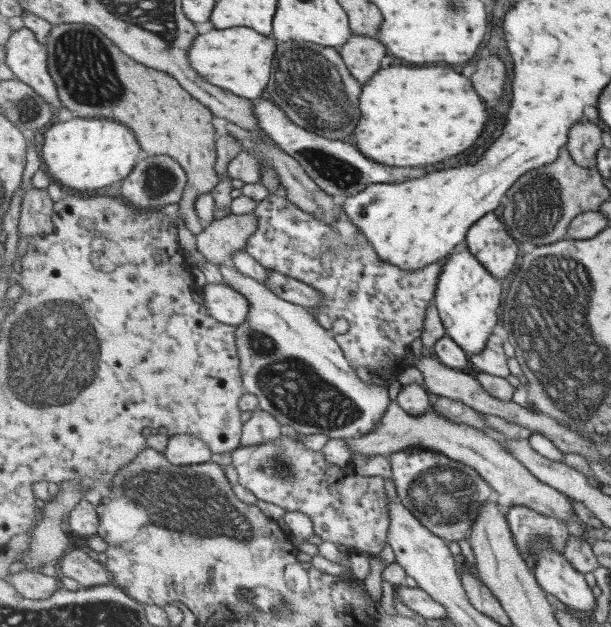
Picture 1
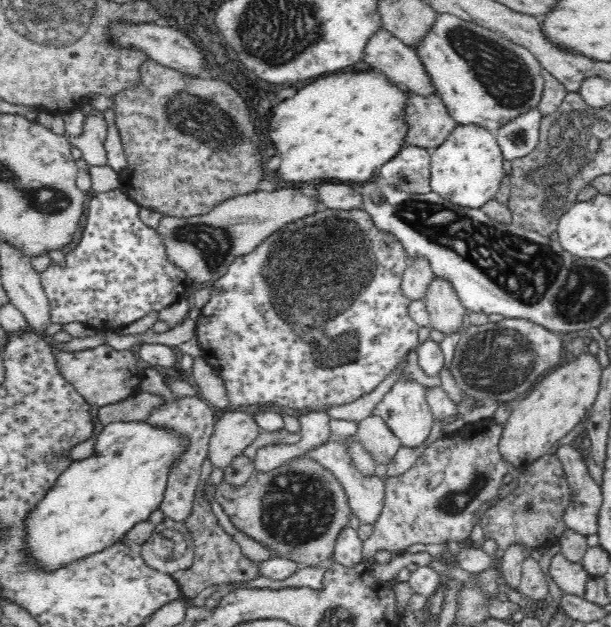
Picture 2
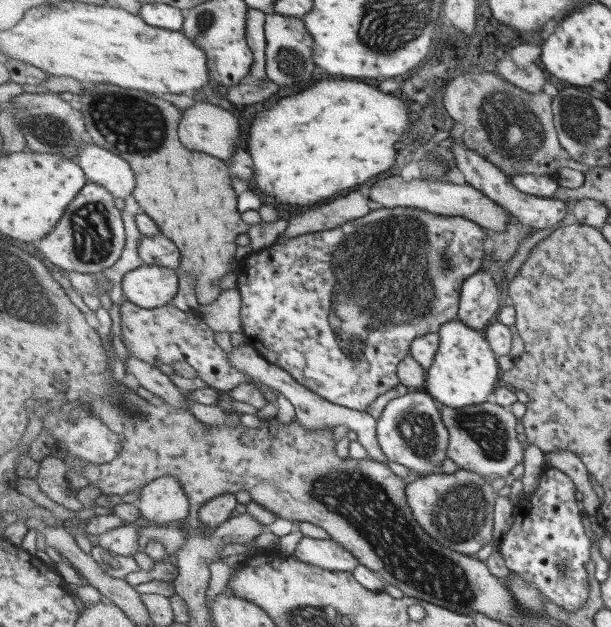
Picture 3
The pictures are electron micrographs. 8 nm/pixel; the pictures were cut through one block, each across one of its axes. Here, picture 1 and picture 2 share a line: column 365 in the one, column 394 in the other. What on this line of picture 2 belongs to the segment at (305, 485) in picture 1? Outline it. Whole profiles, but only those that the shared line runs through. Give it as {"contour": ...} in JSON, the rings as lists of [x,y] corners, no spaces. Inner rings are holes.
{"contour":[[[491,417],[452,434],[446,434],[427,446],[408,471],[403,472],[401,476],[385,478],[384,507],[382,513],[378,514],[376,522],[372,522],[374,532],[365,541],[364,560],[372,562],[379,551],[395,554],[415,544],[447,545],[469,541],[475,523],[474,514],[484,509],[487,502],[494,502],[498,496],[498,488],[503,484],[504,476],[510,471],[509,463],[499,450],[503,428],[504,425],[497,424]]]}

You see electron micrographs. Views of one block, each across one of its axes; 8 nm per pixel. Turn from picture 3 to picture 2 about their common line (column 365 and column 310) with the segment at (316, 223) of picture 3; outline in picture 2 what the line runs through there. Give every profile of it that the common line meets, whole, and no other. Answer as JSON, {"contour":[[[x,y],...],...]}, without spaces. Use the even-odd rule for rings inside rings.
{"contour":[[[298,189],[273,192],[250,192],[219,202],[208,214],[178,218],[163,214],[157,230],[163,236],[168,258],[188,273],[188,280],[211,286],[226,272],[232,260],[250,254],[271,234],[291,222],[316,214],[316,196],[307,196]]]}

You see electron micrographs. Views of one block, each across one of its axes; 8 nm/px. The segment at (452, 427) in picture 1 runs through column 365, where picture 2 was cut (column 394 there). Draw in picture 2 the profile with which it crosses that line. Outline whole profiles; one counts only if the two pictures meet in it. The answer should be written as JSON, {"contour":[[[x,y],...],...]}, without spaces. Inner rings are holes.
{"contour":[[[370,415],[357,424],[357,431],[350,435],[349,441],[360,443],[376,463],[388,465],[394,460],[398,448],[402,446],[398,437],[380,420],[380,417]]]}

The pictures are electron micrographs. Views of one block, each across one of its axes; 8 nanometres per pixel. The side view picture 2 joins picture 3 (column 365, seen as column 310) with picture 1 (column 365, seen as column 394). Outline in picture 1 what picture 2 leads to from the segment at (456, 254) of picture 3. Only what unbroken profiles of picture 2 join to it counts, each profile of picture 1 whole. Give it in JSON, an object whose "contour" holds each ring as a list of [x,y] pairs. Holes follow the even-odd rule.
{"contour":[[[270,194],[265,200],[256,204],[253,213],[258,216],[259,224],[257,230],[248,240],[246,251],[270,271],[285,274],[285,276],[300,280],[302,283],[311,285],[317,290],[324,292],[324,300],[322,300],[322,304],[320,304],[320,306],[316,306],[316,308],[309,308],[309,310],[318,318],[321,326],[324,326],[329,330],[335,326],[333,322],[337,322],[339,318],[347,320],[349,324],[348,331],[343,334],[338,334],[336,339],[342,346],[348,361],[354,366],[354,369],[356,367],[365,367],[369,370],[369,372],[374,372],[375,370],[379,370],[379,368],[383,368],[388,369],[393,374],[396,373],[397,376],[399,372],[407,368],[405,353],[410,348],[409,344],[411,344],[413,340],[417,340],[417,338],[422,336],[422,332],[425,328],[424,322],[426,314],[428,313],[428,306],[431,305],[431,302],[433,302],[433,300],[437,297],[436,290],[441,274],[443,274],[443,268],[445,268],[444,264],[446,261],[442,259],[437,262],[433,262],[429,266],[425,266],[425,269],[419,269],[419,271],[405,271],[399,268],[399,266],[385,262],[373,248],[372,242],[365,236],[365,234],[360,232],[360,228],[348,217],[348,215],[344,212],[344,209],[342,209],[340,219],[337,222],[334,222],[334,224],[328,224],[328,222],[321,222],[315,214],[309,214],[304,210],[301,210],[301,207],[297,206],[296,203],[291,202],[286,196],[282,196],[281,194]]]}

